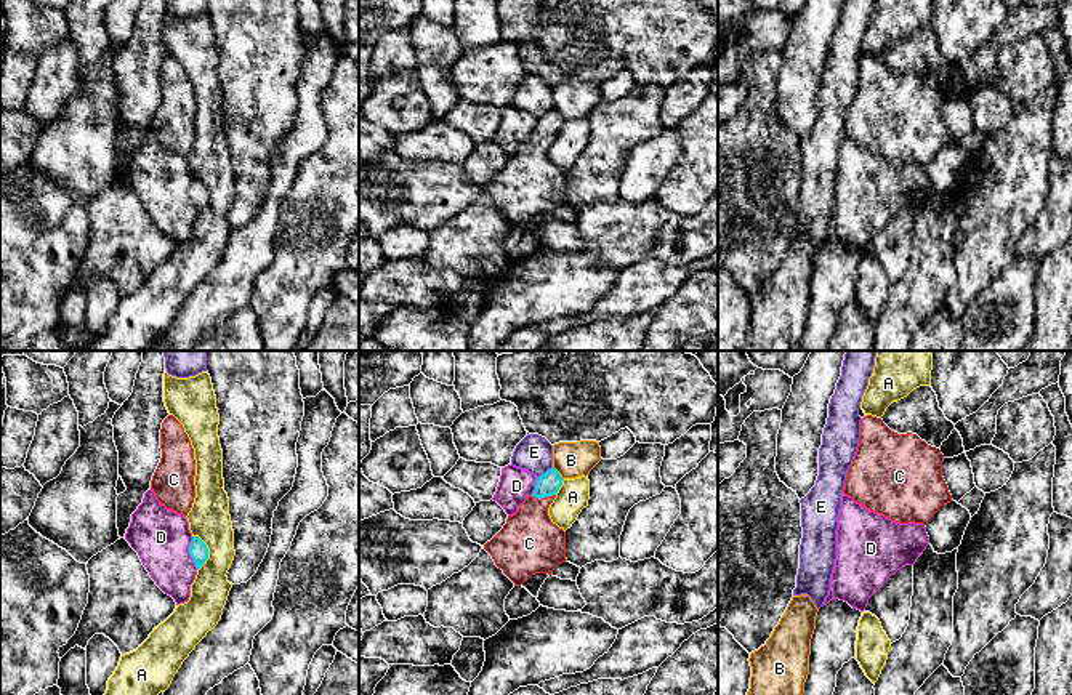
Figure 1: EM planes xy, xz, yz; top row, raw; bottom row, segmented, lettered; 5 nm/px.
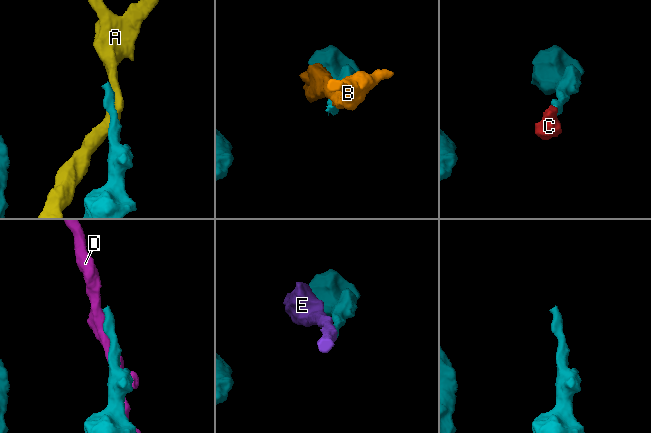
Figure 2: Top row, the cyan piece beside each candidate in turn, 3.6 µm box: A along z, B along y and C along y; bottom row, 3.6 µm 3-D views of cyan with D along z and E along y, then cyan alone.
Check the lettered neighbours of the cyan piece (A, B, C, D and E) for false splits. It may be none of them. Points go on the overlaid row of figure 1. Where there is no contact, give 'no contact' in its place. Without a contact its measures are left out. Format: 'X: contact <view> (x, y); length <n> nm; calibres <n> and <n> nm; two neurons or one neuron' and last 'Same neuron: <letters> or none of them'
A: contact xy (207, 551); length 190 nm; calibres 90 and 200 nm; two neurons
B: contact xz (558, 473); length 90 nm; calibres 120 and 180 nm; two neurons
C: contact xz (542, 497); length 130 nm; calibres 120 and 320 nm; one neuron
D: contact xy (189, 553); length 170 nm; calibres 90 and 280 nm; two neurons
E: contact xz (545, 473); length 100 nm; calibres 120 and 180 nm; two neurons
Same neuron: C

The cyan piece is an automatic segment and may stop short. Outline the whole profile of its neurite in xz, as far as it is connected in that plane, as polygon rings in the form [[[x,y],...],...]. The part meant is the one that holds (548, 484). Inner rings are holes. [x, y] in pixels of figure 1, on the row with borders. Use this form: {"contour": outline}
{"contour": [[[551,468],[537,477],[534,493],[508,516],[503,528],[484,544],[495,565],[521,586],[535,573],[553,575],[566,562],[566,532],[551,522],[548,508],[562,485],[561,474]]]}

